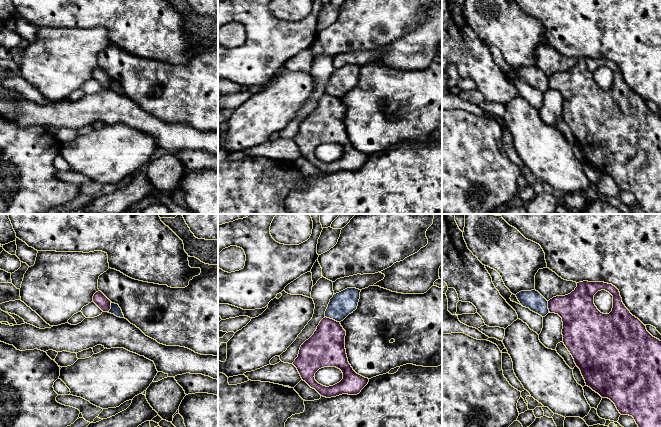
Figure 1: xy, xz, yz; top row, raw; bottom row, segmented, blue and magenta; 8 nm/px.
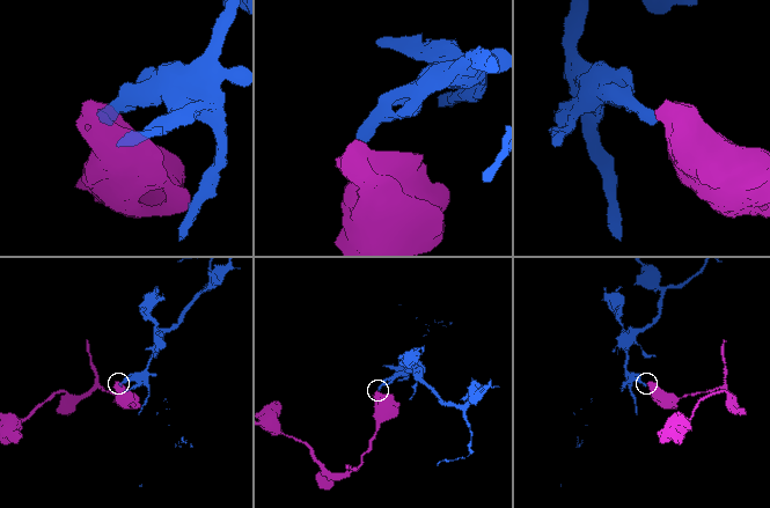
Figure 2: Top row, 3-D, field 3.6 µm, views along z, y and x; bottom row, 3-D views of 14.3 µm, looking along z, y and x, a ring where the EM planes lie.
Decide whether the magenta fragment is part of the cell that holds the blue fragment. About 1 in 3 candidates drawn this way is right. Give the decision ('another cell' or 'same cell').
another cell

